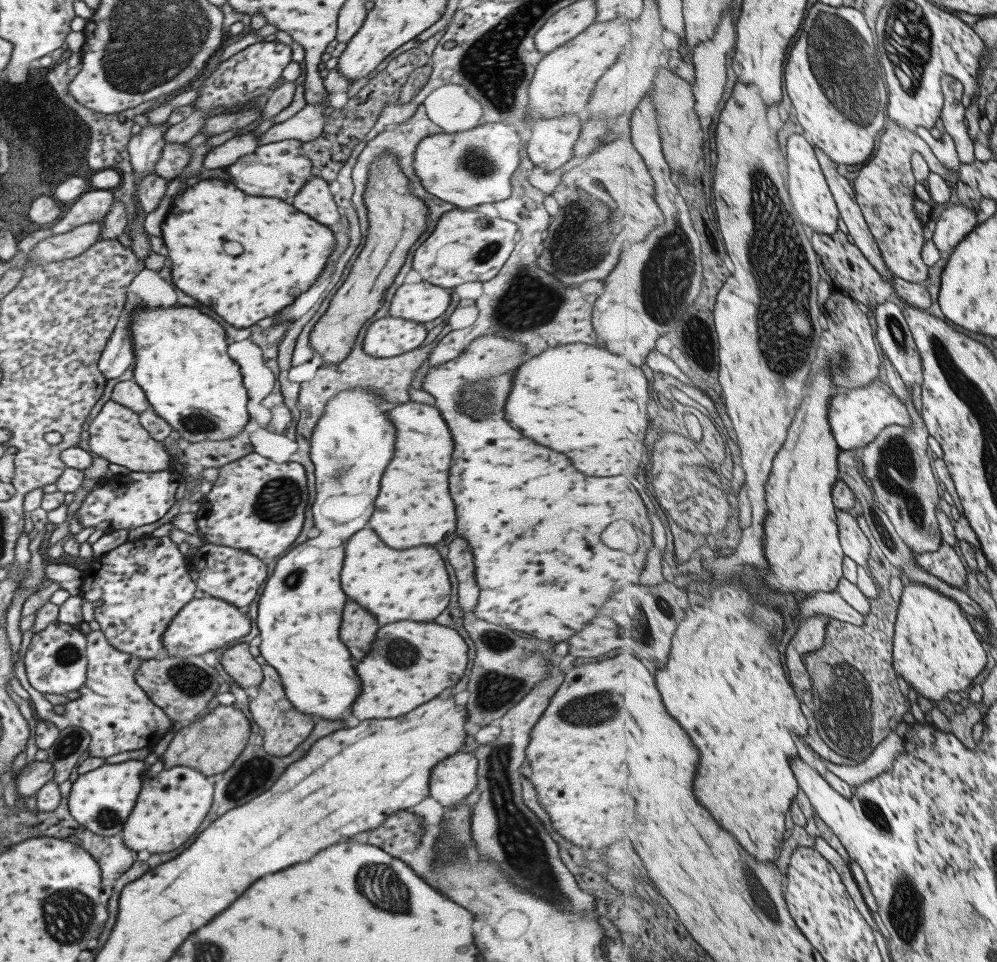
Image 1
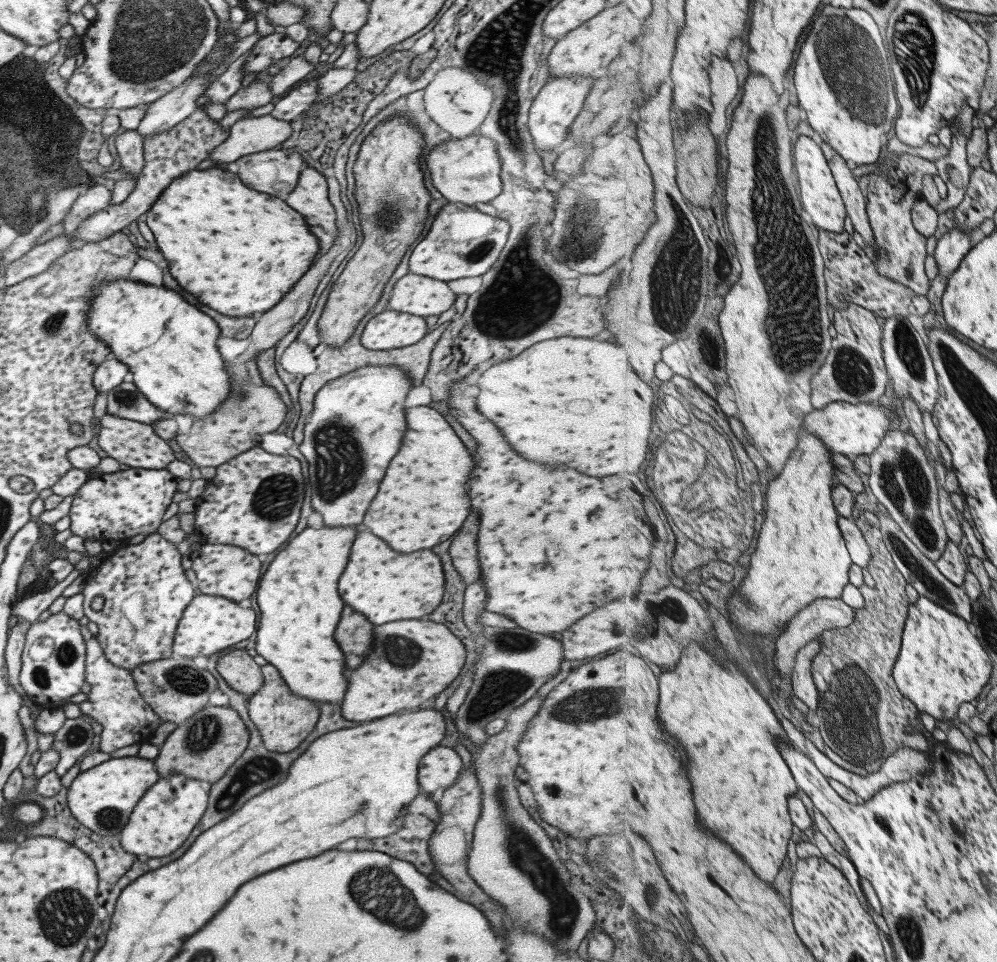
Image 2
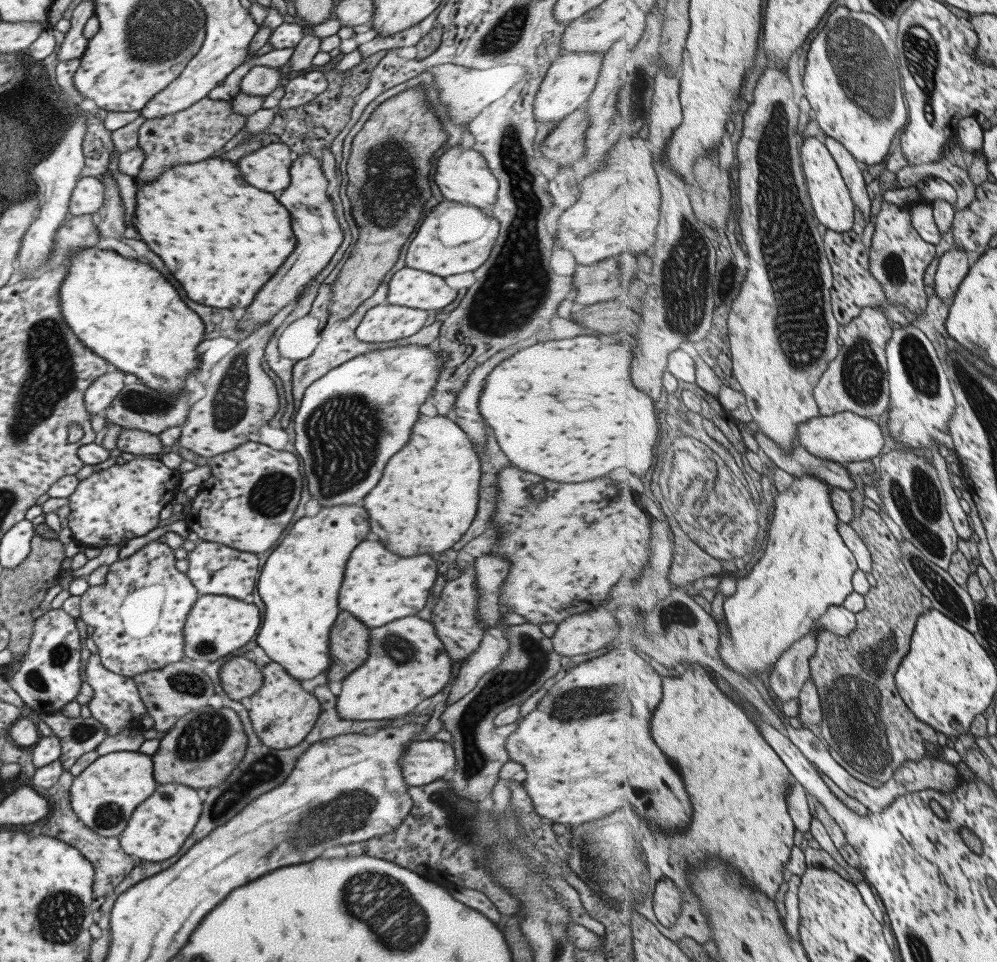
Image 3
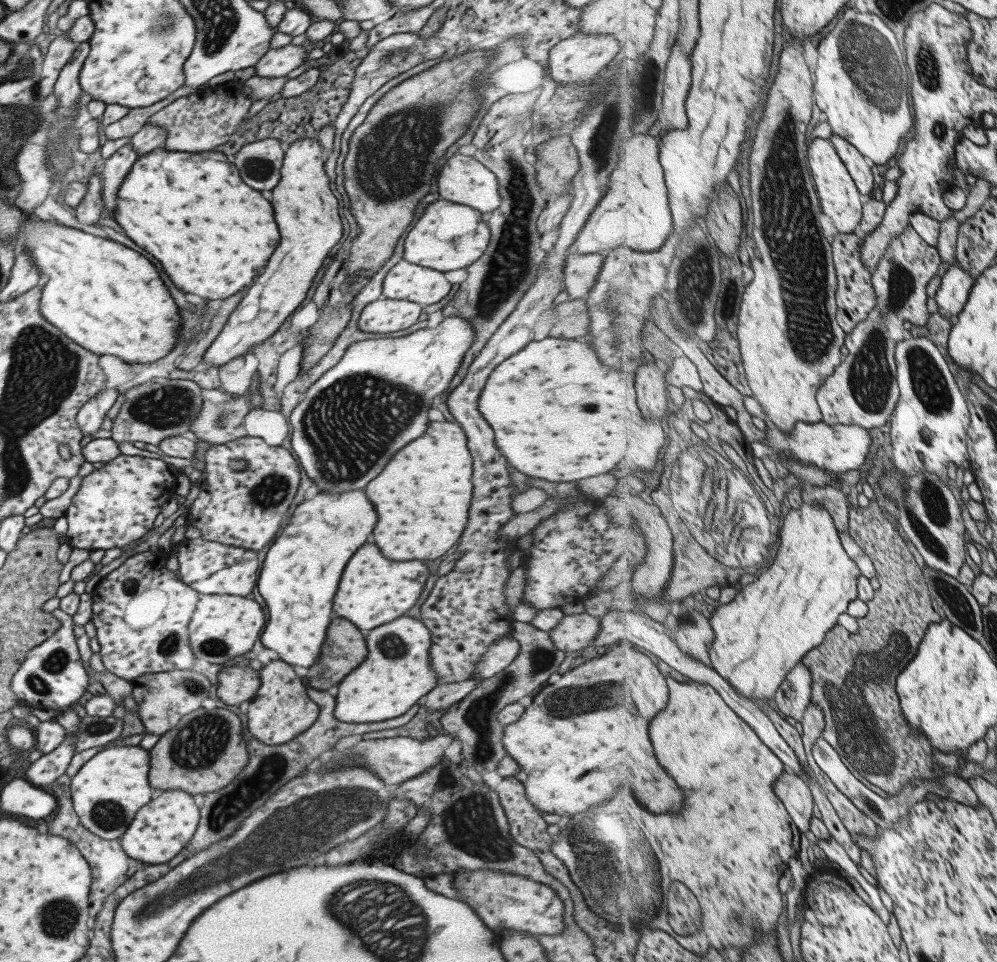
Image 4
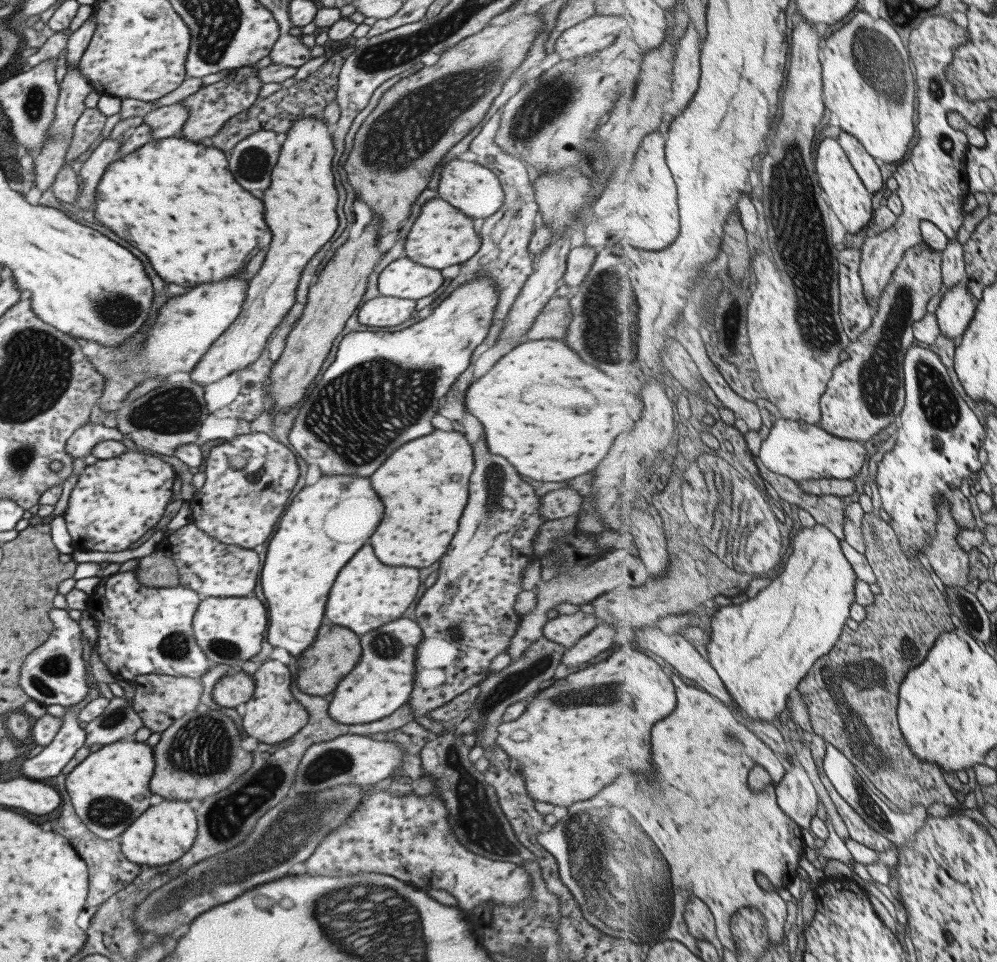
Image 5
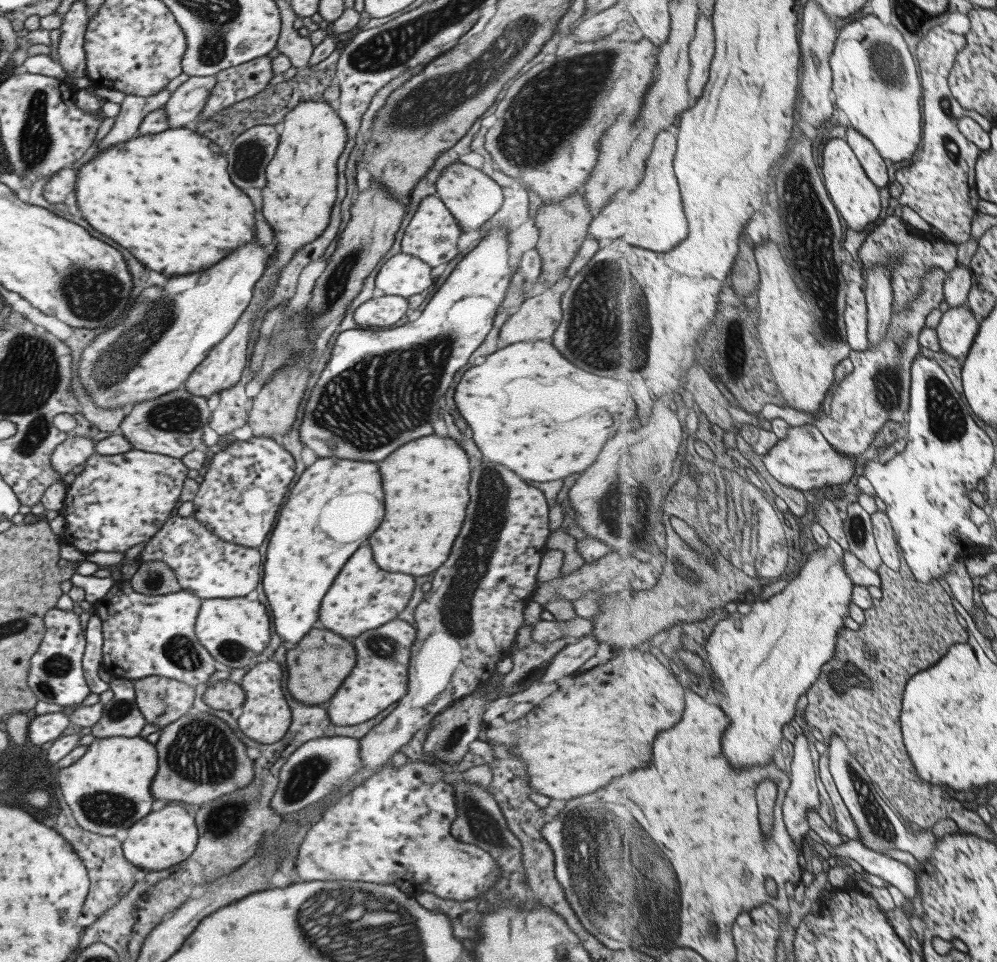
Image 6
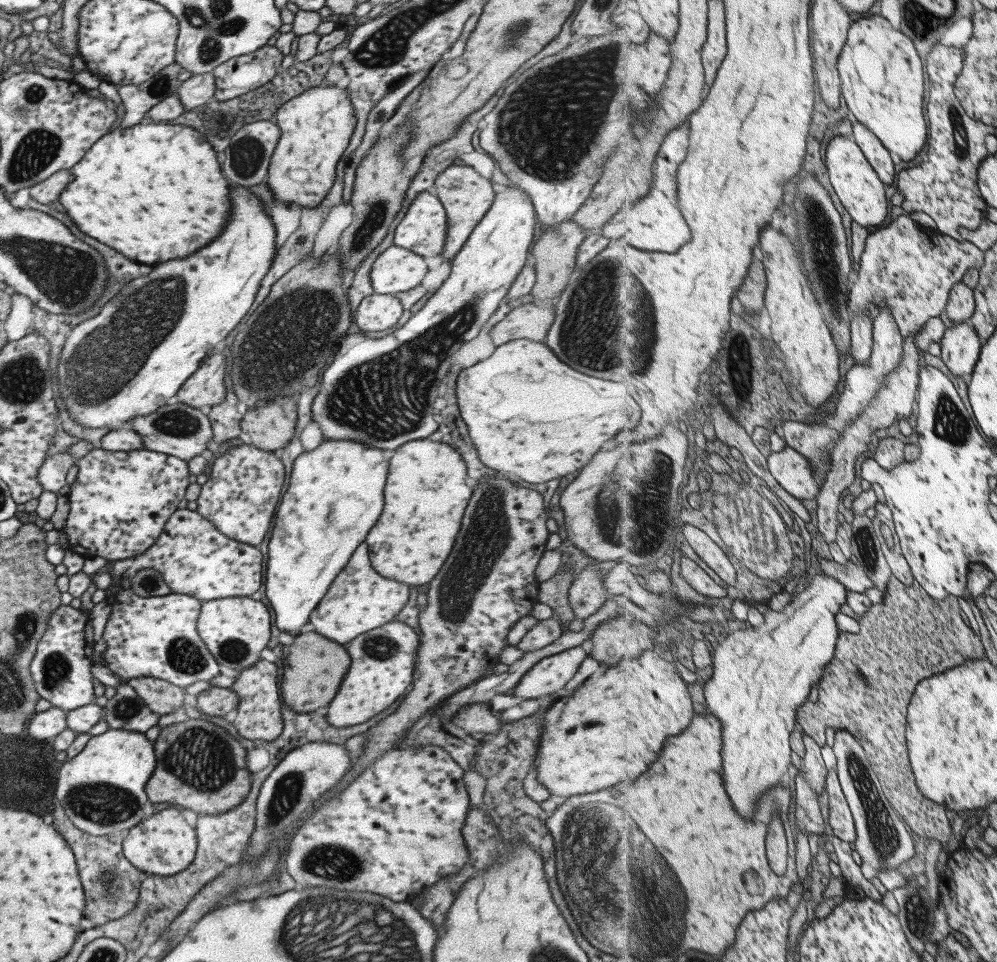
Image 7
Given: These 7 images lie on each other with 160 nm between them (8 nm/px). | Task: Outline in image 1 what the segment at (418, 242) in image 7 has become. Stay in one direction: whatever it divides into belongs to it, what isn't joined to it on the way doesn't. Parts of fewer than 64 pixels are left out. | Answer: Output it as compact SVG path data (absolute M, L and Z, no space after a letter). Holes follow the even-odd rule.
M449 210L437 220L437 226L431 232L431 236L417 250L414 250L411 268L419 272L421 280L448 290L452 286L464 282L477 281L484 283L486 280L492 279L507 260L516 241L516 232L514 222L499 217L488 218L477 211Z

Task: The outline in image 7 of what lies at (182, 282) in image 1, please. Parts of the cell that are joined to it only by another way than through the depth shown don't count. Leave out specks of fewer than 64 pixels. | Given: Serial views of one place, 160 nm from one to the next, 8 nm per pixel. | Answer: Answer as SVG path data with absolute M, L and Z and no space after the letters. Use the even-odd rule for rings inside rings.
M139 123L131 126L131 128L125 128L125 130L115 128L115 130L111 130L103 136L100 136L85 151L81 160L68 169L69 174L73 176L73 180L63 188L63 192L60 192L58 196L59 200L57 201L65 208L67 216L75 222L75 226L77 226L83 234L95 238L97 242L113 248L115 252L119 252L119 254L123 254L123 256L129 256L129 258L135 260L135 262L141 262L141 264L149 264L149 266L151 266L151 264L157 264L157 262L161 262L161 260L165 262L165 260L173 260L173 258L183 258L183 256L191 254L193 250L201 248L205 242L213 240L213 238L219 234L219 230L221 230L221 226L225 224L225 220L227 220L227 210L229 210L229 202L227 202L227 182L225 182L225 178L221 176L219 164L217 164L217 160L215 159L215 151L211 150L211 148L212 146L205 140L205 137L189 126L172 126L170 123Z

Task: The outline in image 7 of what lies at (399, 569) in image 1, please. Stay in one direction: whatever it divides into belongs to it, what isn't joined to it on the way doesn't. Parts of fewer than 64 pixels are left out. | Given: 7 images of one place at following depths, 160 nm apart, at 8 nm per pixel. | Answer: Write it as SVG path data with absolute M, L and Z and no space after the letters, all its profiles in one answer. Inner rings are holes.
M361 542L357 550L351 554L347 566L331 582L327 594L317 604L313 614L309 614L309 622L313 624L313 630L337 644L345 644L353 640L357 634L363 634L371 628L389 622L407 602L409 588L401 582L381 578L377 572L373 572L367 558L369 558L367 548Z

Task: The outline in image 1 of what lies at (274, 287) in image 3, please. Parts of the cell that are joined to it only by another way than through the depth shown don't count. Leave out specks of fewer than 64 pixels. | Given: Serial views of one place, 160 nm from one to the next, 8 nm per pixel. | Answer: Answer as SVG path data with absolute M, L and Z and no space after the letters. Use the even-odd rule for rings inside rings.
M321 177L306 180L288 202L291 202L291 206L295 210L307 214L309 218L317 220L323 226L335 224L340 212L329 193L329 189L327 189L327 185L328 182Z

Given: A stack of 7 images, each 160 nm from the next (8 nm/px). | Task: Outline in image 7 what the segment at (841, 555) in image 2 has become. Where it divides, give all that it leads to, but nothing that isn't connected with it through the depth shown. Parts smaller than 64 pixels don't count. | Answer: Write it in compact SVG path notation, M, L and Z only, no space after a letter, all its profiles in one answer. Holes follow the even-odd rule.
M820 573L813 577L811 583L807 585L805 590L796 597L792 597L791 601L783 608L782 611L777 612L768 610L765 612L764 623L755 628L752 626L746 627L746 629L739 629L739 631L729 632L723 643L713 643L714 651L714 666L712 677L704 684L704 696L706 699L706 706L711 714L714 714L722 724L722 734L724 737L725 750L725 788L729 790L729 796L733 798L735 806L737 806L737 812L745 818L753 818L755 816L755 810L757 810L757 800L762 798L770 788L774 788L774 785L779 784L783 780L783 776L787 772L789 766L791 766L791 734L795 731L795 721L798 720L798 710L800 706L803 706L811 694L811 688L819 684L822 676L824 675L825 667L837 655L838 641L840 640L840 627L837 623L837 616L841 612L841 606L847 602L847 587L841 584L838 580L833 579L832 576L823 575Z

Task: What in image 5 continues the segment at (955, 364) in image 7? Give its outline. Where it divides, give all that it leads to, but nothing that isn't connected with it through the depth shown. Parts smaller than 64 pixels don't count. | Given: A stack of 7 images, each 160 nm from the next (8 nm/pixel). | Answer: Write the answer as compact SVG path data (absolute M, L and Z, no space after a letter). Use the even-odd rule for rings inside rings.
M968 281L949 288L935 312L940 332L949 339L962 340L977 307L976 297L970 291Z

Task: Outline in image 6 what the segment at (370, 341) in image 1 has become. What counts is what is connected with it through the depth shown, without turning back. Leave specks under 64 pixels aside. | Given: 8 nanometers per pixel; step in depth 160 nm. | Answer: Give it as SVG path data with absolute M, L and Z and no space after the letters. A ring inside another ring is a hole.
M395 295L371 297L362 302L352 314L353 321L363 327L391 327L407 312L407 299Z

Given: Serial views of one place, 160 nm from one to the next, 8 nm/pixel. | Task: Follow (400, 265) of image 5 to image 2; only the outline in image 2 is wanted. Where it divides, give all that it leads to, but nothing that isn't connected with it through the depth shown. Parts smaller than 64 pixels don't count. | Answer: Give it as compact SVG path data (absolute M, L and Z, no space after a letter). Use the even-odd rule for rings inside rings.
M407 272L393 285L388 308L423 318L439 316L455 297L446 282Z

